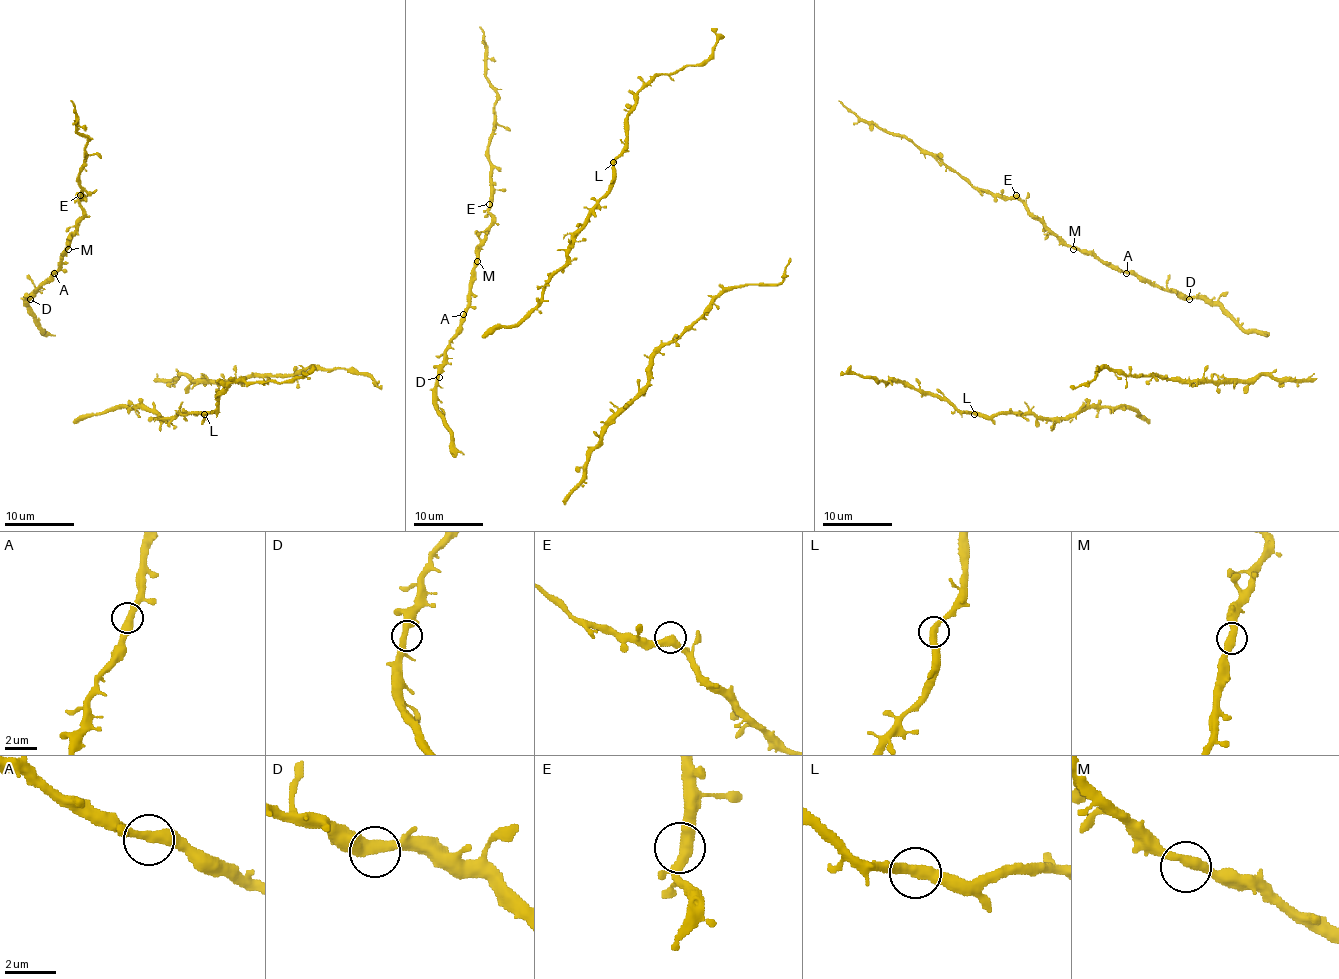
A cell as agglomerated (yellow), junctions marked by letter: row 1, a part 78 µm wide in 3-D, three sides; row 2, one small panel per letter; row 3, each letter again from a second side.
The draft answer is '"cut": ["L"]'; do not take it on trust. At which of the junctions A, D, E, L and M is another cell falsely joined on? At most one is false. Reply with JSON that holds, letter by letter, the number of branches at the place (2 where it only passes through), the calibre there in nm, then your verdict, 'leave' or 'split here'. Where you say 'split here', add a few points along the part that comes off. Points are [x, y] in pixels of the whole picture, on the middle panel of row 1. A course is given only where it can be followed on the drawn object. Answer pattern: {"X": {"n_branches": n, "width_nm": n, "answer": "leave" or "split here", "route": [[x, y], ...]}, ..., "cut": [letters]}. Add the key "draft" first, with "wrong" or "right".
{"draft": "wrong", "A": {"n_branches": 2, "width_nm": 400, "answer": "leave"}, "D": {"n_branches": 2, "width_nm": 440, "answer": "leave"}, "E": {"n_branches": 2, "width_nm": 440, "answer": "leave"}, "L": {"n_branches": 2, "width_nm": 420, "answer": "leave"}, "M": {"n_branches": 2, "width_nm": 400, "answer": "leave"}, "cut": []}

